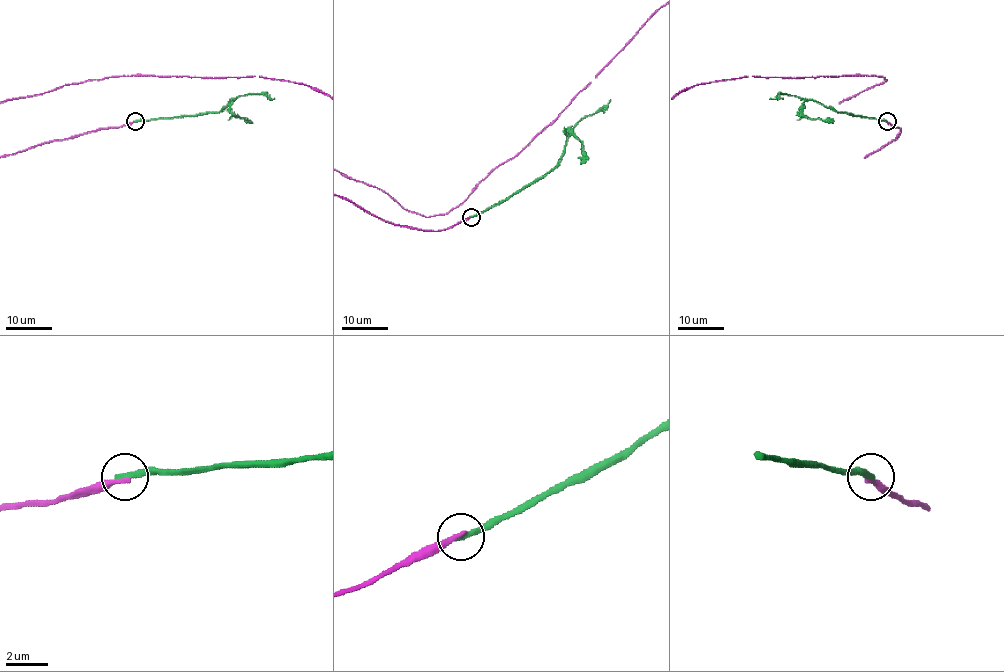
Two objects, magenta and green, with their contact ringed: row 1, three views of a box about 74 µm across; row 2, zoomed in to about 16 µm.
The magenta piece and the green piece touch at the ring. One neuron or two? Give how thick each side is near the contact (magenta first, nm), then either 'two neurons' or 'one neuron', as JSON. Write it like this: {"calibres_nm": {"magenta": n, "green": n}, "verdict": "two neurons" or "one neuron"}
{"calibres_nm": {"magenta": 240, "green": 360}, "verdict": "two neurons"}

